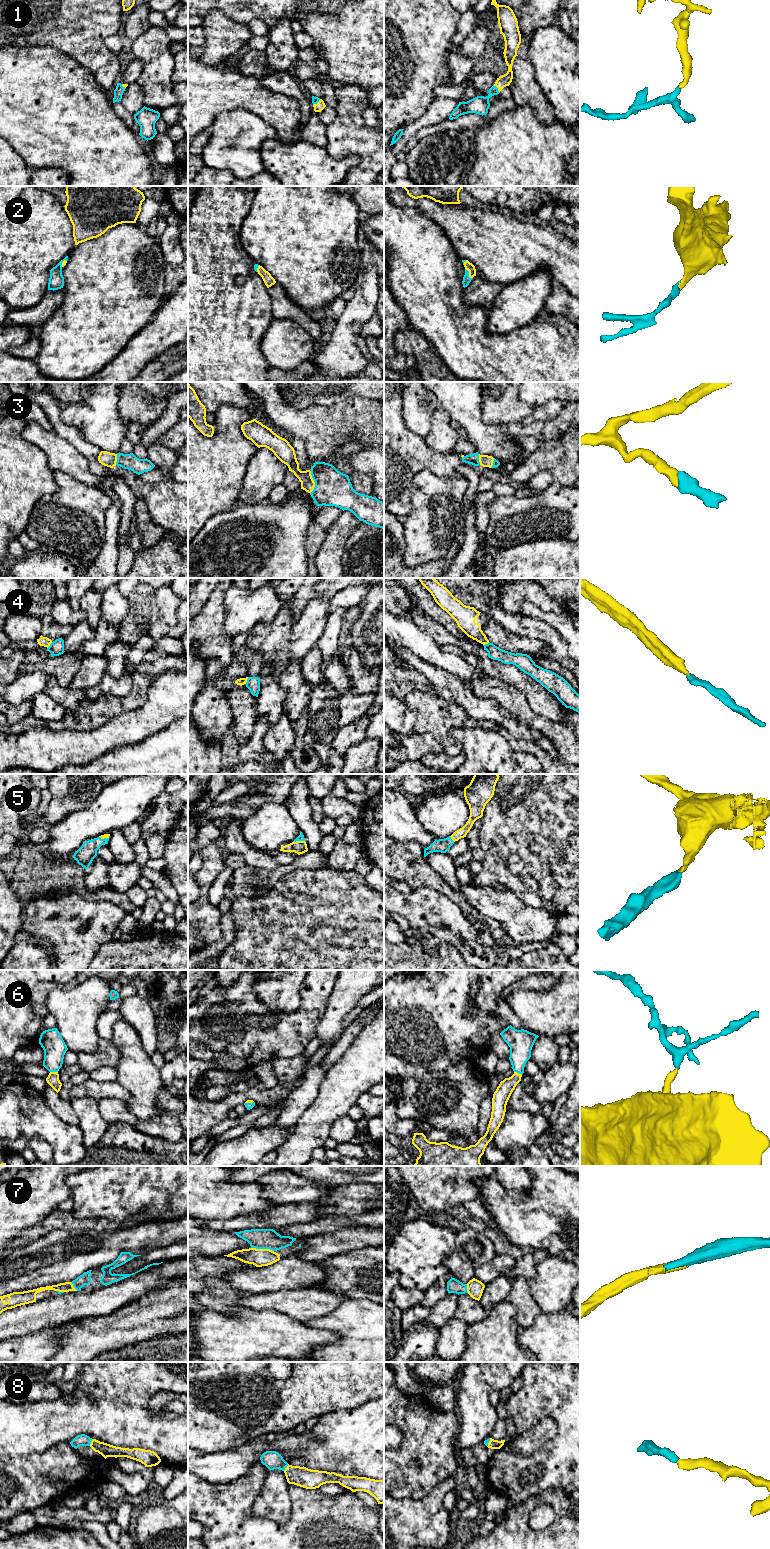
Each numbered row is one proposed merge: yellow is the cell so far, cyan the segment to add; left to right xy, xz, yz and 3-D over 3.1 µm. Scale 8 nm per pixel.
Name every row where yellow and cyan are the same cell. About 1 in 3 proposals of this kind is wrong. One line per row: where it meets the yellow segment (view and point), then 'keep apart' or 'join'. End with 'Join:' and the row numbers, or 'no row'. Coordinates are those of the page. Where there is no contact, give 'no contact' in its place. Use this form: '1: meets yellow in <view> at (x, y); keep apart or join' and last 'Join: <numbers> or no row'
1: meets yellow in yz at (497, 87); join
2: meets yellow in yz at (469, 274); join
3: meets yellow in xz at (314, 482); join
4: meets yellow in xz at (246, 680); keep apart
5: meets yellow in yz at (452, 839); join
6: meets yellow in xy at (54, 1072); join
7: meets yellow in xz at (262, 1249); join
8: meets yellow in xy at (91, 1442); join
Join: 1, 2, 3, 5, 6, 7, 8

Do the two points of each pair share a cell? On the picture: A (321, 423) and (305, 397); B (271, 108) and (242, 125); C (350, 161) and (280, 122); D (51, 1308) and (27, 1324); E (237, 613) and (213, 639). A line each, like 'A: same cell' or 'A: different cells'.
A: different cells
B: different cells
C: different cells
D: same cell
E: different cells

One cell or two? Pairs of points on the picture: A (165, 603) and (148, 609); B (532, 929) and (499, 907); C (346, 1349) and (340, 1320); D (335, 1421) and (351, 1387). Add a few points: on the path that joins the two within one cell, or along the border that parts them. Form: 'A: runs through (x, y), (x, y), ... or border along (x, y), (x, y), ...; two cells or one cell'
A: border along (155, 590), (155, 601), (158, 606), (159, 619); two cells
B: runs through (524, 924), (507, 908); one cell
C: runs through (348, 1342), (347, 1327); one cell
D: border along (364, 1403), (351, 1408), (337, 1409), (319, 1417); two cells

